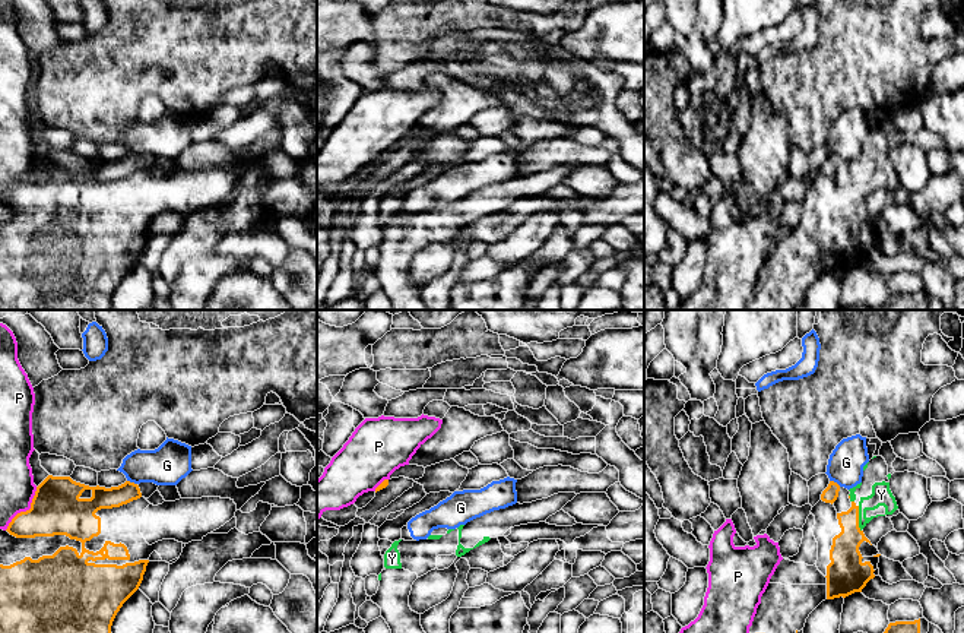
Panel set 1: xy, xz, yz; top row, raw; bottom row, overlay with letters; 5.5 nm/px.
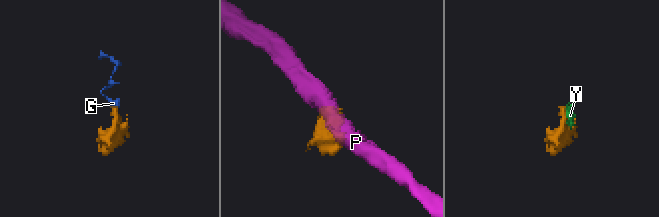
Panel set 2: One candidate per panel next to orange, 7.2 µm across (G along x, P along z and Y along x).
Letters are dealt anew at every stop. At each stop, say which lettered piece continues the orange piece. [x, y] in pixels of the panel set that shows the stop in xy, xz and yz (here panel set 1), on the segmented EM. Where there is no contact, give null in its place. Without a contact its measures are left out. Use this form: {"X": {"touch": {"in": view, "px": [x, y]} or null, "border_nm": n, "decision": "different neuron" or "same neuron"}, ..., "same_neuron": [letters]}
{"G": {"touch": {"in": "yz", "px": [836, 483]}, "border_nm": 70, "decision": "different neuron"}, "P": {"touch": {"in": "xy", "px": [27, 510]}, "border_nm": 300, "decision": "different neuron"}, "Y": {"touch": {"in": "yz", "px": [858, 519]}, "border_nm": 140, "decision": "same neuron"}, "same_neuron": ["Y"]}

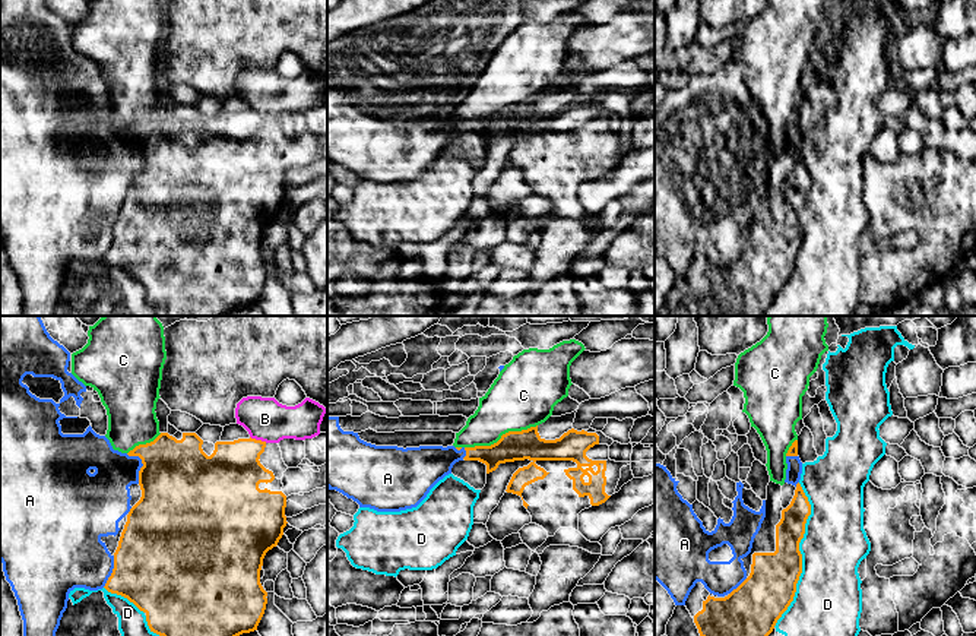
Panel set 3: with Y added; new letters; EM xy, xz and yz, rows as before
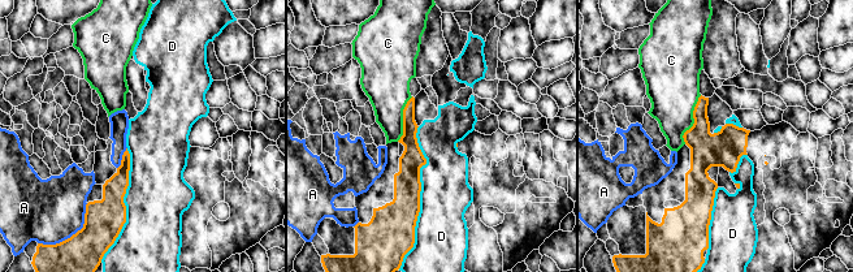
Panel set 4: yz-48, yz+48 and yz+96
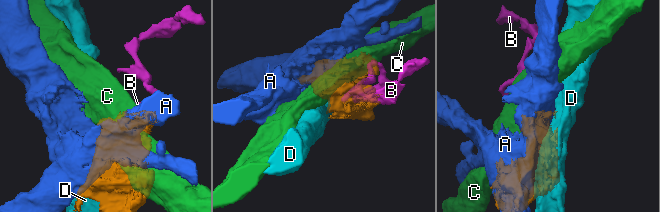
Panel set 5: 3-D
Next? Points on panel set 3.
{"A": {"touch": {"in": "xy", "px": [142, 462]}, "border_nm": 180, "decision": "different neuron"}, "B": {"touch": {"in": "xy", "px": [259, 440]}, "border_nm": 100, "decision": "different neuron"}, "C": {"touch": {"in": "xz", "px": [501, 437]}, "border_nm": 420, "decision": "different neuron"}, "D": {"touch": {"in": "yz", "px": [801, 554]}, "border_nm": 800, "decision": "different neuron"}, "same_neuron": []}

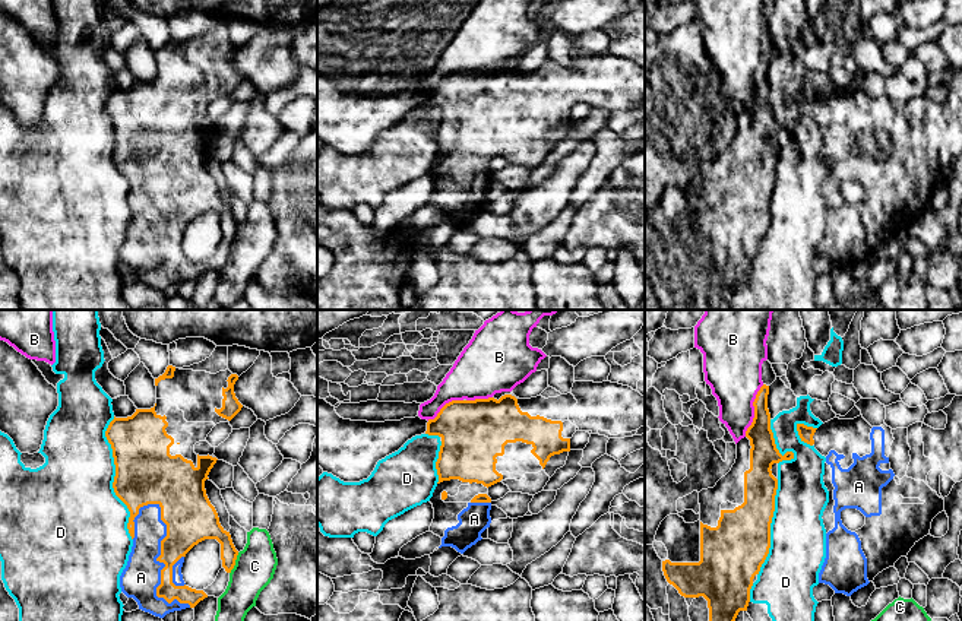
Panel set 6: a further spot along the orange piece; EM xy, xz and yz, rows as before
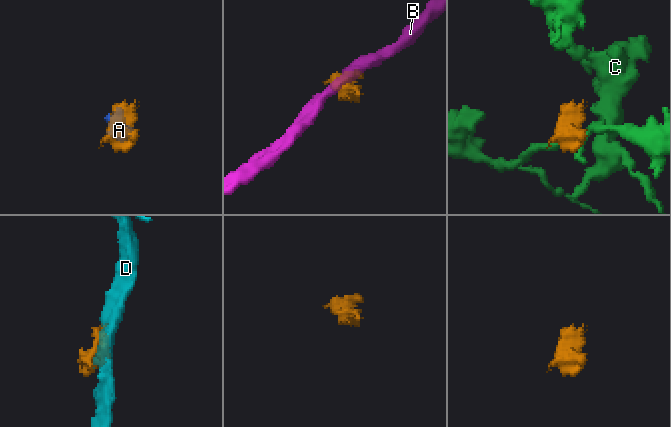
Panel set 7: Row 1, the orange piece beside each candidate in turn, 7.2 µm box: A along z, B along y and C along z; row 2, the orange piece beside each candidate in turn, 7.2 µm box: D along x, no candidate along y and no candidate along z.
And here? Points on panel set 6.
{"A": {"touch": {"in": "xy", "px": [160, 561]}, "border_nm": 600, "decision": "same neuron"}, "B": {"touch": {"in": "yz", "px": [755, 411]}, "border_nm": 300, "decision": "different neuron"}, "C": {"touch": {"in": "xy", "px": [234, 563]}, "border_nm": 130, "decision": "different neuron"}, "D": {"touch": {"in": "xy", "px": [114, 478]}, "border_nm": 700, "decision": "different neuron"}, "same_neuron": ["A"]}

